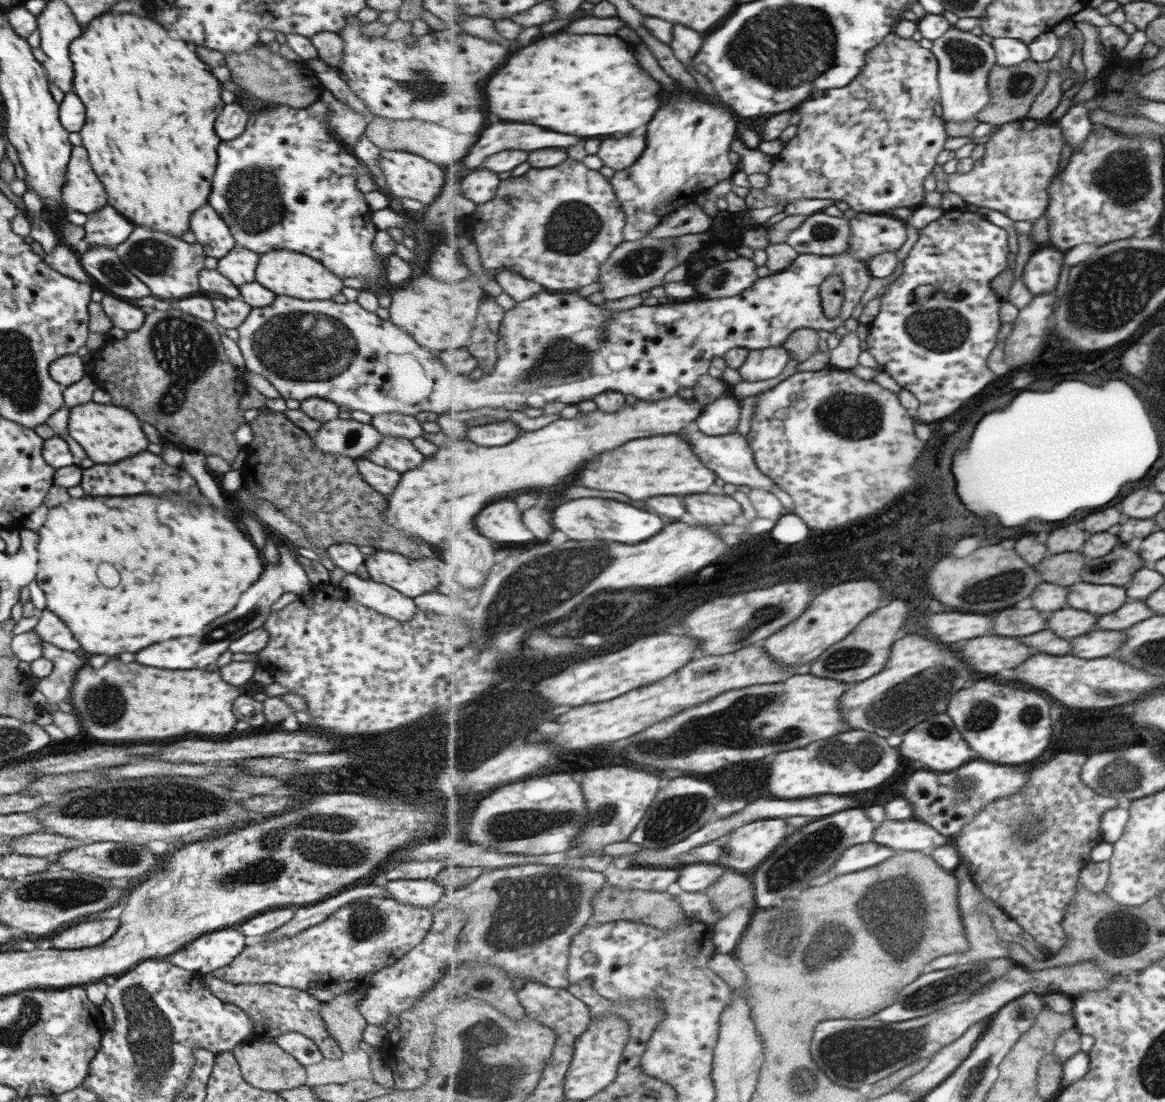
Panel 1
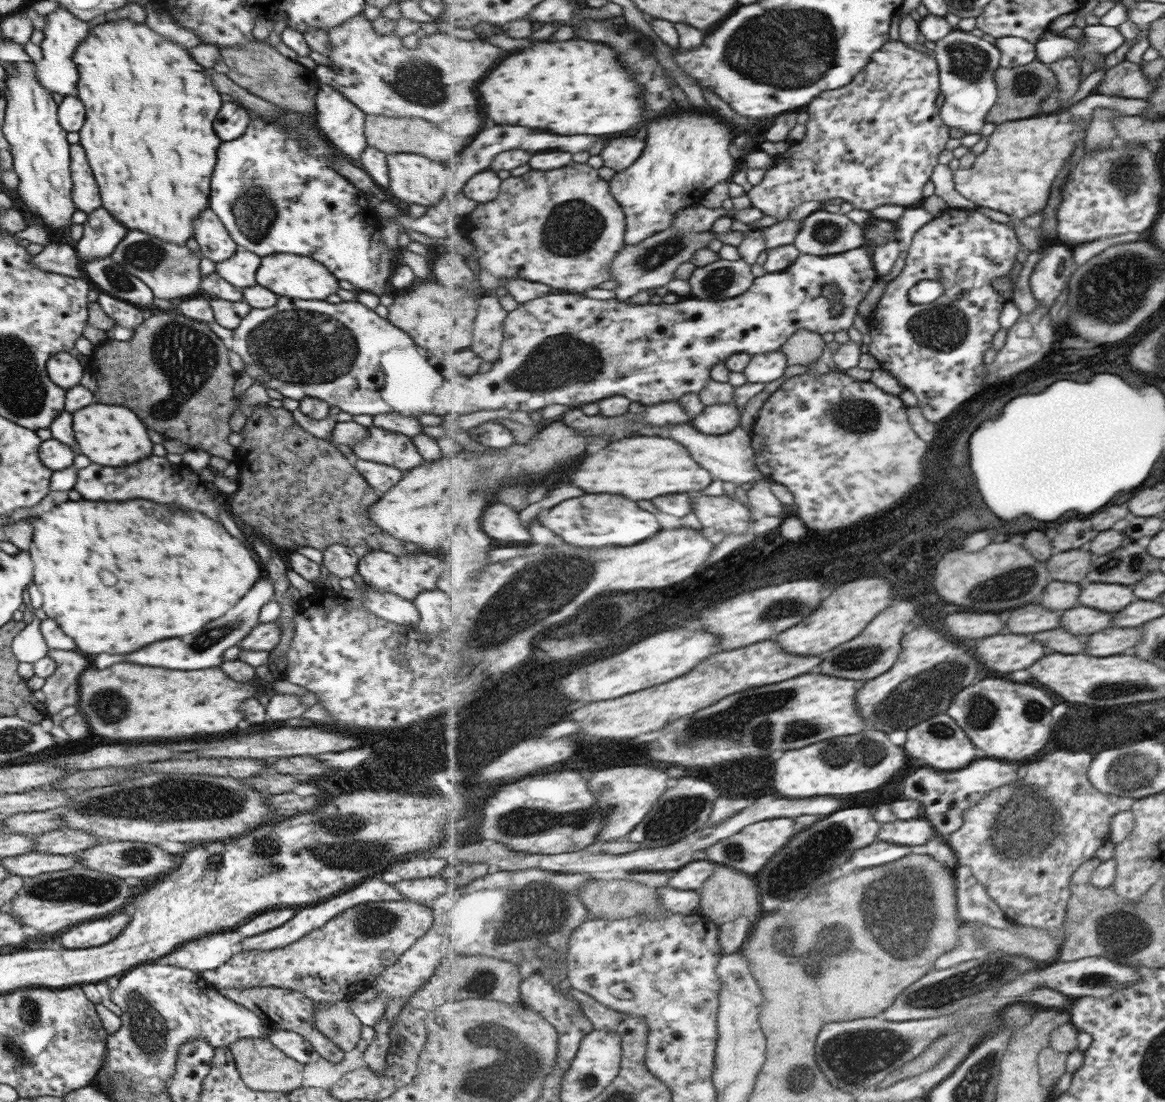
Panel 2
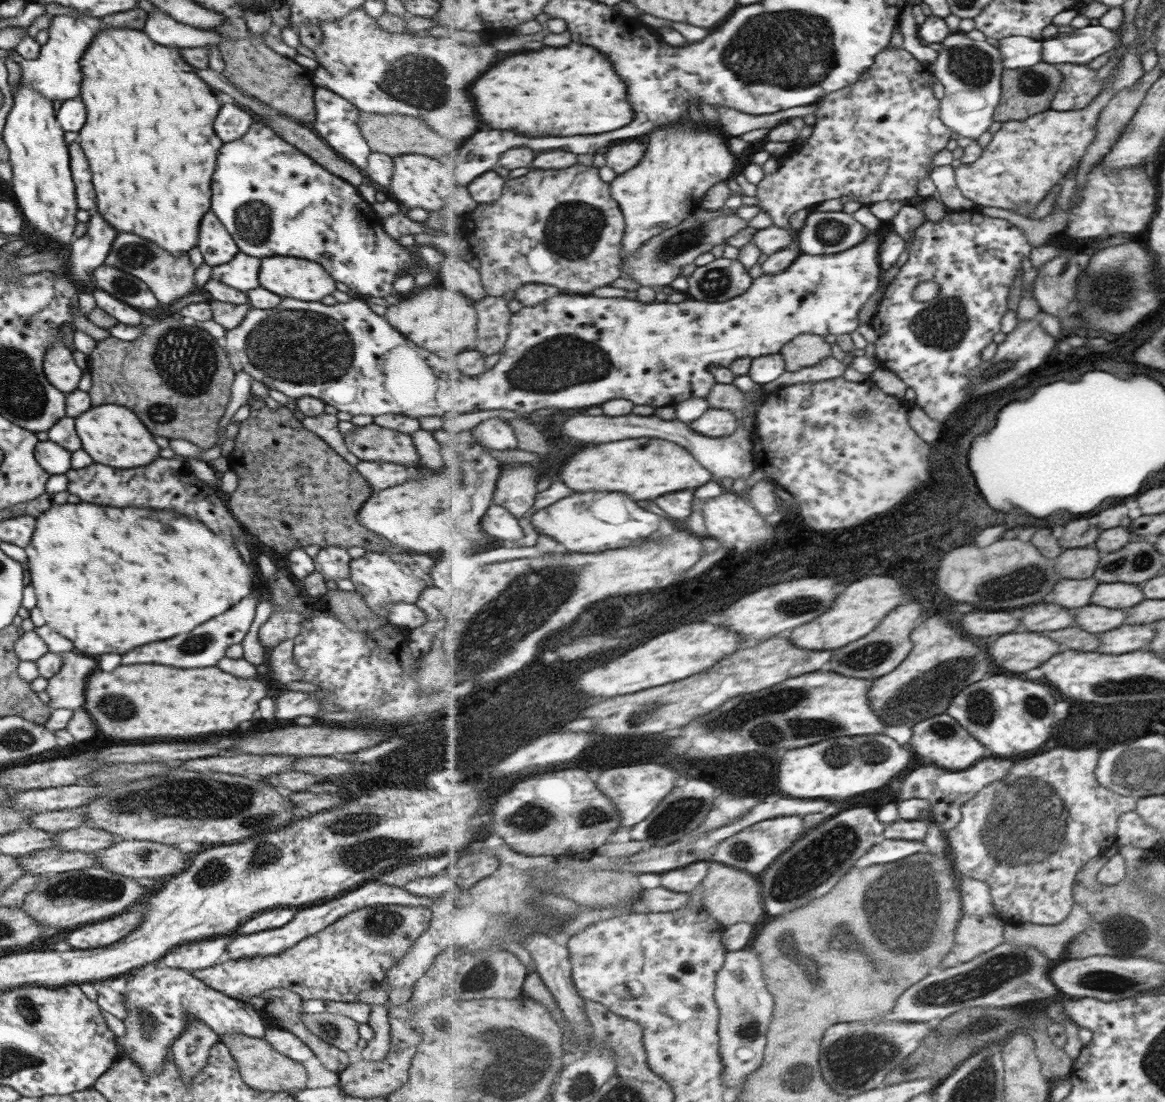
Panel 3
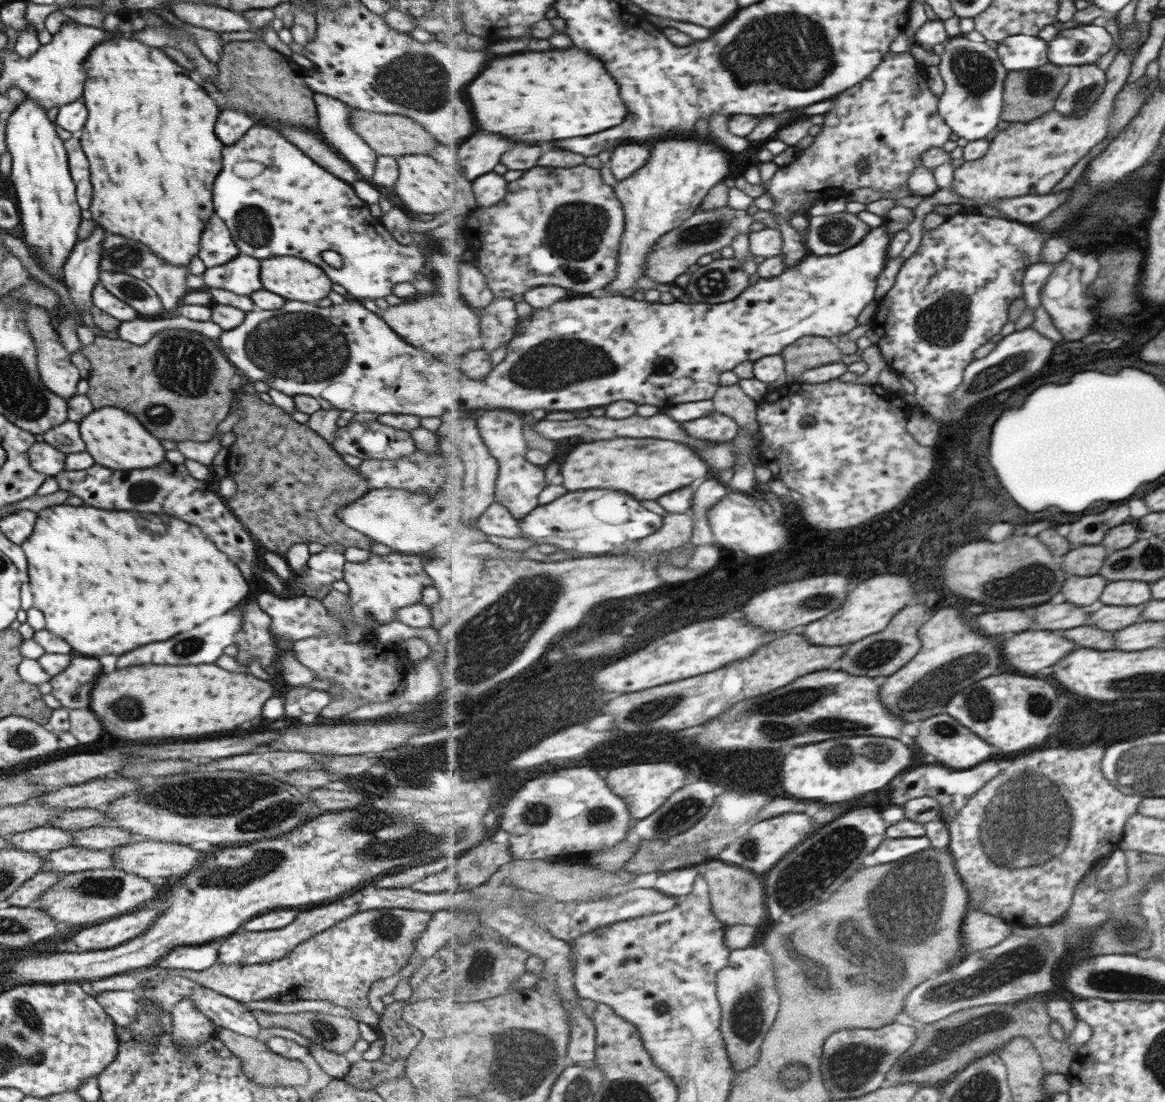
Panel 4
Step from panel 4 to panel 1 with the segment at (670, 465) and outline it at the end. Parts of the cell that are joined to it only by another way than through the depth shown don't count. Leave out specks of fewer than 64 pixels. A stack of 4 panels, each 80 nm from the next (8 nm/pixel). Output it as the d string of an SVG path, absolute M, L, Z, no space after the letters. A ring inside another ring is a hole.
M671 434L631 440L631 444L625 444L615 452L603 454L597 462L591 462L583 470L581 482L587 488L611 490L621 492L633 500L647 500L661 494L669 496L669 494L709 493L717 476L714 470L701 462L701 458L695 452L691 452L691 444L685 438Z

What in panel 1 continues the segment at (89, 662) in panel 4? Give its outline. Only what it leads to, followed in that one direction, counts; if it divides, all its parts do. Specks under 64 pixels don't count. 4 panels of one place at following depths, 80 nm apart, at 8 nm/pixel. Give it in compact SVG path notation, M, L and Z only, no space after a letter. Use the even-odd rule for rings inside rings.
M43 639L41 642L41 657L52 663L53 672L49 676L39 679L37 686L32 686L37 692L41 692L46 698L45 711L49 714L58 710L57 702L68 702L68 694L75 672L81 669L81 660L73 654L55 648L47 644Z

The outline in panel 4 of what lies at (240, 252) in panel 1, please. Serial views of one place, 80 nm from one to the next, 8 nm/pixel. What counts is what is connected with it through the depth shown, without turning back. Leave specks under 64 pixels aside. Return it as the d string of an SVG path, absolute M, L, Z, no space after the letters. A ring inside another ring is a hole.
M247 255L234 256L229 262L206 268L203 282L206 287L220 288L235 294L249 296L259 290L259 260Z

